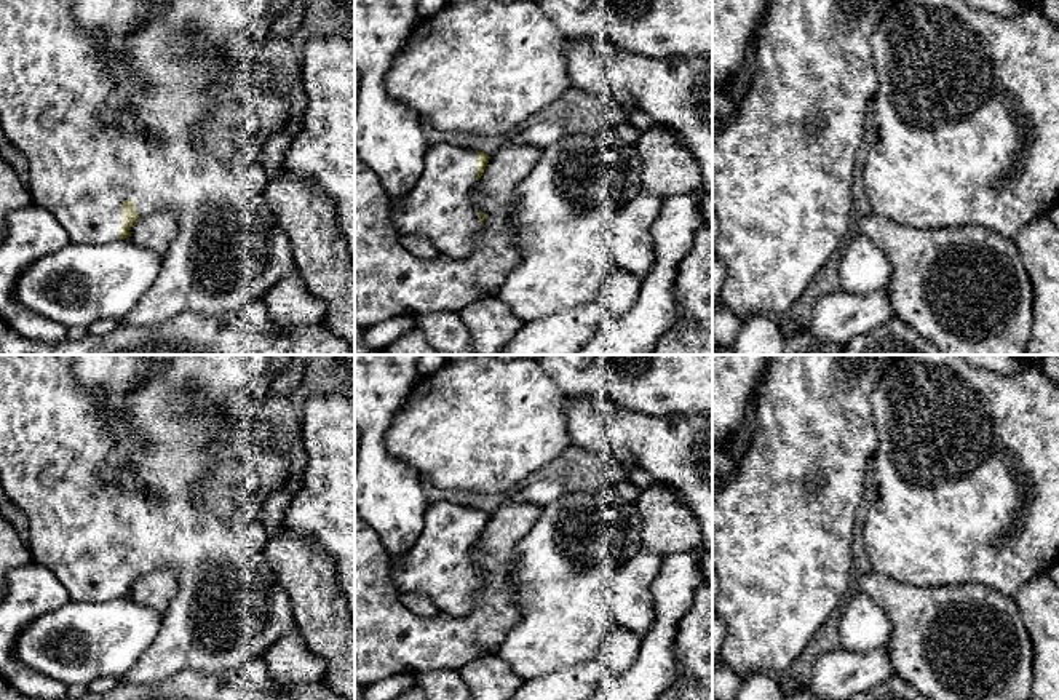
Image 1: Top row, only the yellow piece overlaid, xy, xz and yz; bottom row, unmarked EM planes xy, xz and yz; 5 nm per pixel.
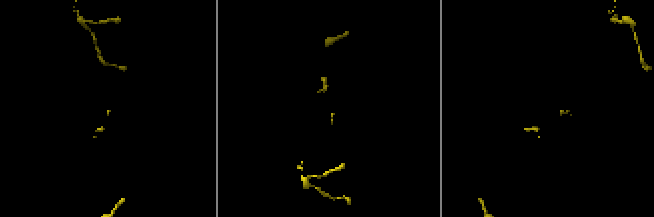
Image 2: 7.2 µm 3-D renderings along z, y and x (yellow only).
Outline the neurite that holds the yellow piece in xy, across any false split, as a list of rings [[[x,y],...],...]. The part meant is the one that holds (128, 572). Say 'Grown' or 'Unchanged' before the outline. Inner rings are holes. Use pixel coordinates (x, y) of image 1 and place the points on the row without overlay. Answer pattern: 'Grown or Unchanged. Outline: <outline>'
Grown. Outline: [[[0,355],[0,486],[8,500],[18,507],[29,521],[29,539],[26,540],[32,561],[48,567],[65,587],[70,601],[105,603],[113,598],[128,596],[133,582],[153,571],[168,569],[177,575],[177,591],[169,601],[163,617],[158,638],[125,673],[121,681],[129,684],[155,684],[184,671],[225,673],[238,668],[252,657],[260,657],[283,636],[295,631],[295,618],[291,601],[280,585],[278,577],[264,558],[264,548],[240,537],[219,516],[209,511],[200,495],[201,486],[216,475],[220,444],[214,438],[214,420],[217,417],[232,422],[228,400],[248,392],[262,379],[268,368],[270,355],[176,355],[173,363],[153,380],[139,387],[123,408],[109,408],[102,390],[85,390],[73,376],[72,355]]]

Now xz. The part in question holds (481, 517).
Grown. Outline: [[[449,500],[430,503],[417,542],[404,556],[391,559],[390,582],[396,593],[423,595],[439,612],[466,617],[486,577],[471,550],[489,516]]]

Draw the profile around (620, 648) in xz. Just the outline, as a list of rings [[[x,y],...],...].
[[[617,625],[602,641],[597,660],[602,662],[609,674],[628,670],[641,650],[642,638],[634,631]]]

